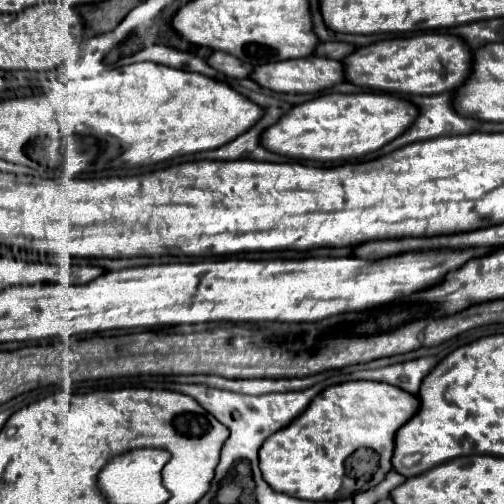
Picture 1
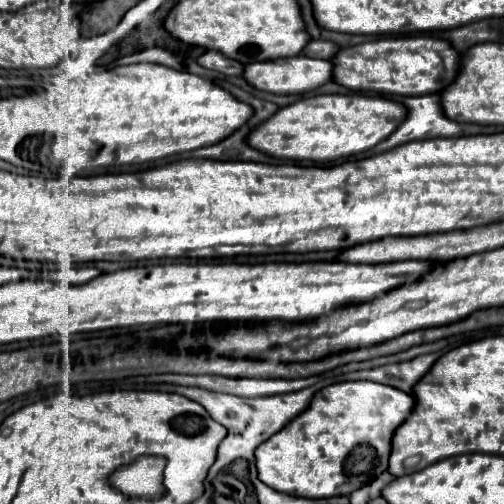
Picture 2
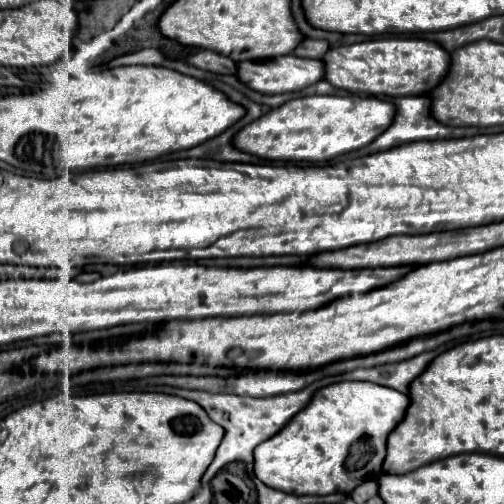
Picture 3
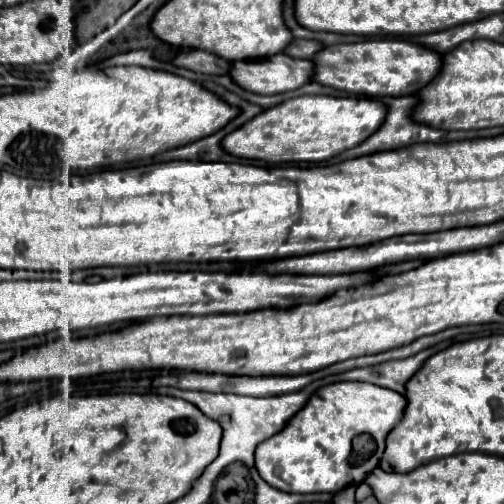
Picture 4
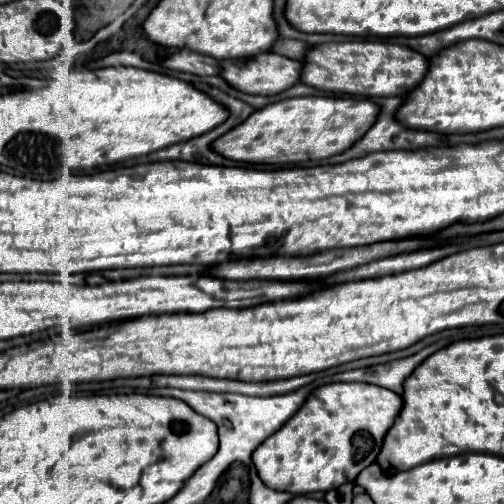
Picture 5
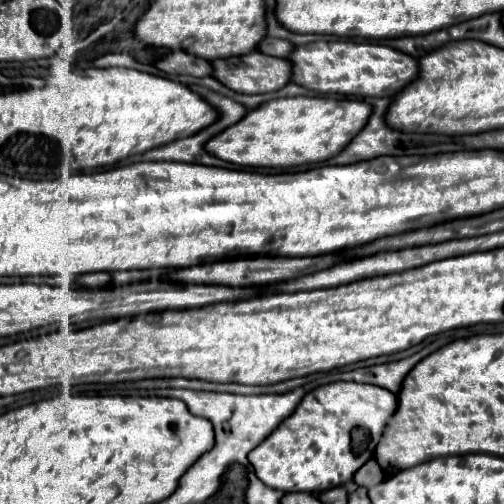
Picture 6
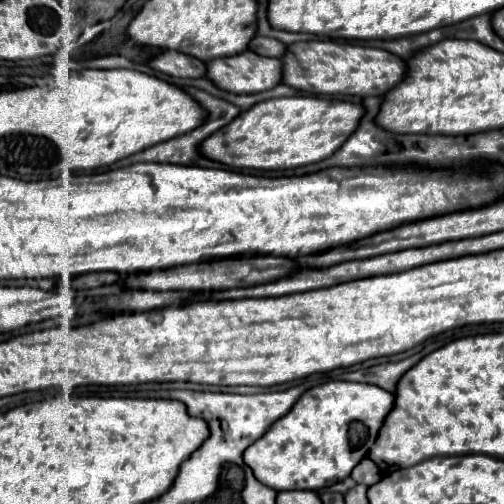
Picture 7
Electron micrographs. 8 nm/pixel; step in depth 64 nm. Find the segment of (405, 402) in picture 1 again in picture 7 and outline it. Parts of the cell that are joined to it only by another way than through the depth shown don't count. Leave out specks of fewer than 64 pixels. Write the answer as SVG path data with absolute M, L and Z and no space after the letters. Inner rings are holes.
M326 382L304 392L294 408L244 452L244 462L262 484L278 492L318 492L348 478L354 466L368 456L392 408L394 394L374 384Z

